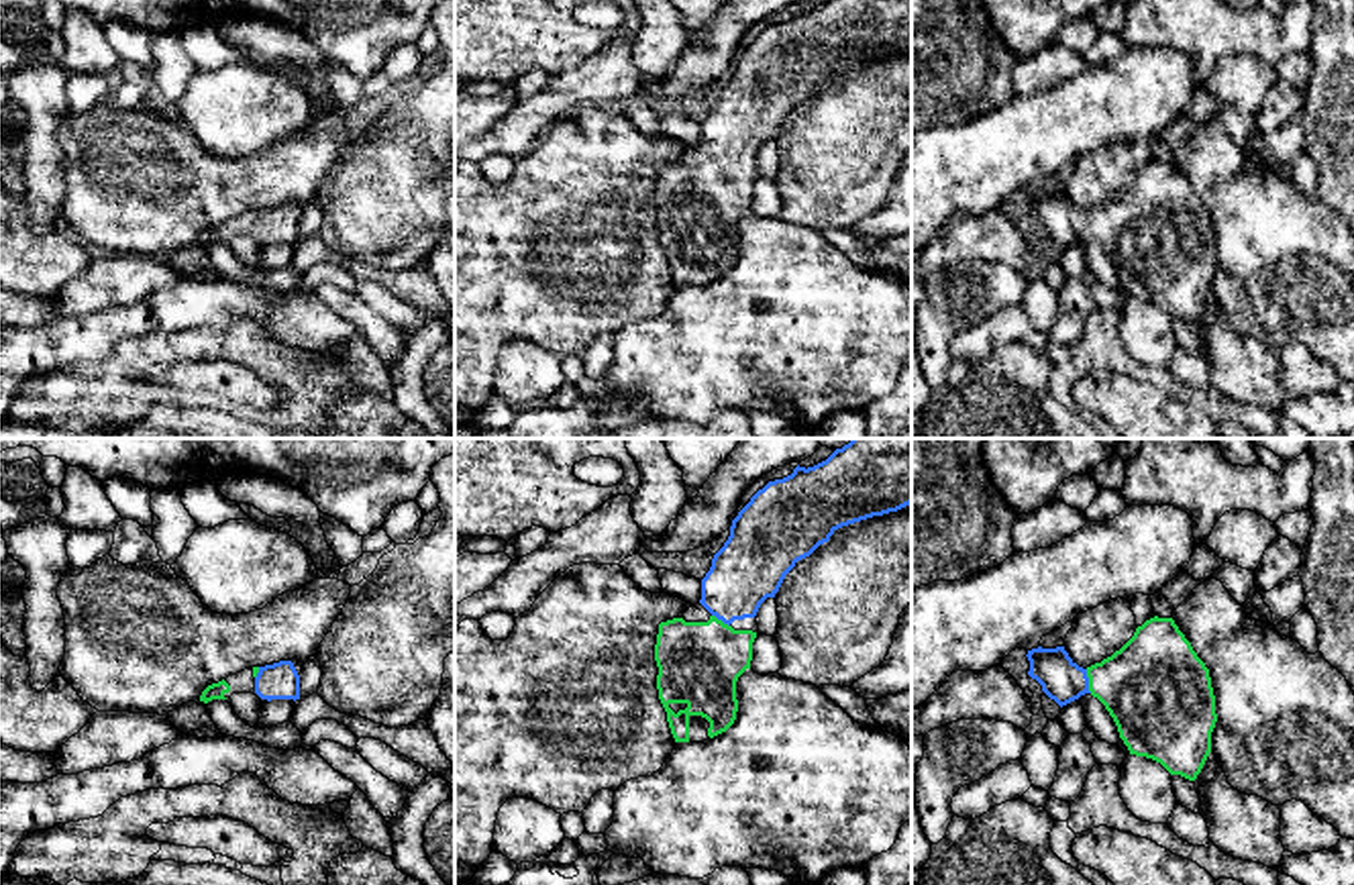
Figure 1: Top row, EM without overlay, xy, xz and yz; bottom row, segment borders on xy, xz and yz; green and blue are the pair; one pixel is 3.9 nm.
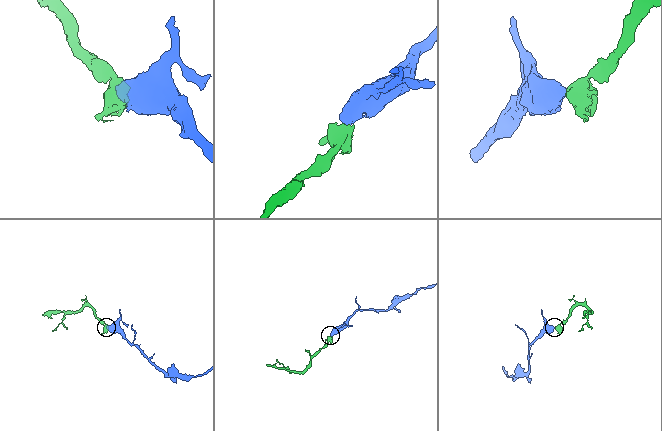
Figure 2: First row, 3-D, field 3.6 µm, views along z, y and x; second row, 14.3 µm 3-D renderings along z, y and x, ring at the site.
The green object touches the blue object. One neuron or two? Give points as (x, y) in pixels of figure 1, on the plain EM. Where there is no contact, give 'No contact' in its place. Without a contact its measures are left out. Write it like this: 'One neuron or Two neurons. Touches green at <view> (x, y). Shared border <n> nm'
One neuron. Touches green at yz (1089, 225). Shared border 100 nm

